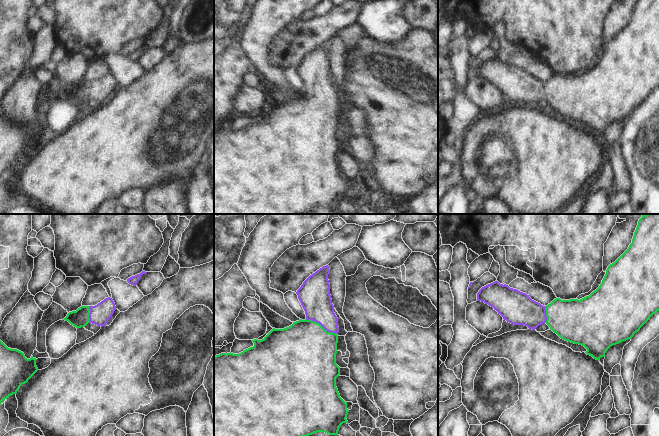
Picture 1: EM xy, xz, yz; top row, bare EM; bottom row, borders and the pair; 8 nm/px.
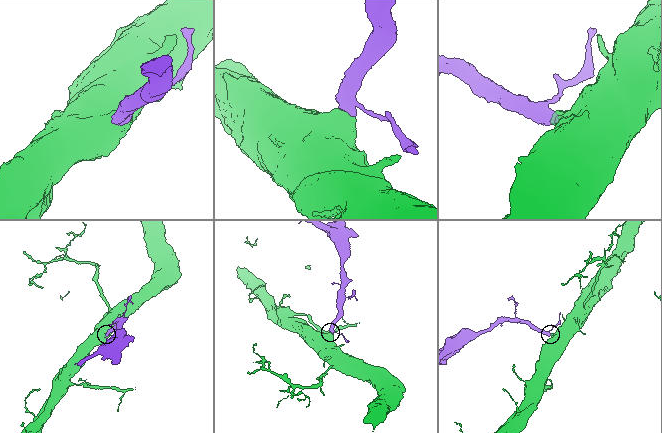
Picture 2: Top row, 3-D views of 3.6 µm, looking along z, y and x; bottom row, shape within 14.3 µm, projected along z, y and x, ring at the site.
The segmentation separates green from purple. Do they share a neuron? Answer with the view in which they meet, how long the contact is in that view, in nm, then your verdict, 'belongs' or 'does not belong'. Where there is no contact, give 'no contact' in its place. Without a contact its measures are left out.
xz | 280 nm | belongs

